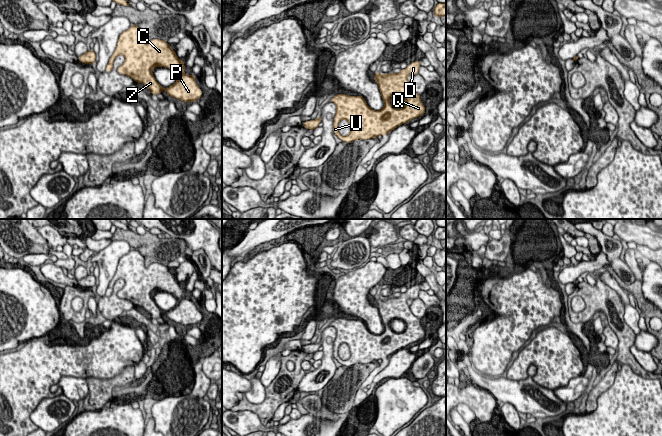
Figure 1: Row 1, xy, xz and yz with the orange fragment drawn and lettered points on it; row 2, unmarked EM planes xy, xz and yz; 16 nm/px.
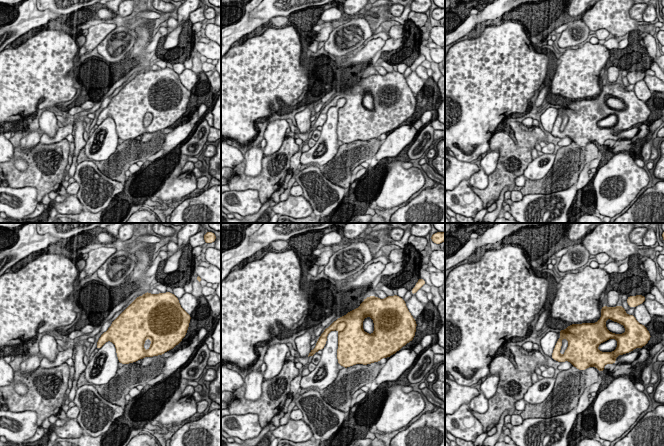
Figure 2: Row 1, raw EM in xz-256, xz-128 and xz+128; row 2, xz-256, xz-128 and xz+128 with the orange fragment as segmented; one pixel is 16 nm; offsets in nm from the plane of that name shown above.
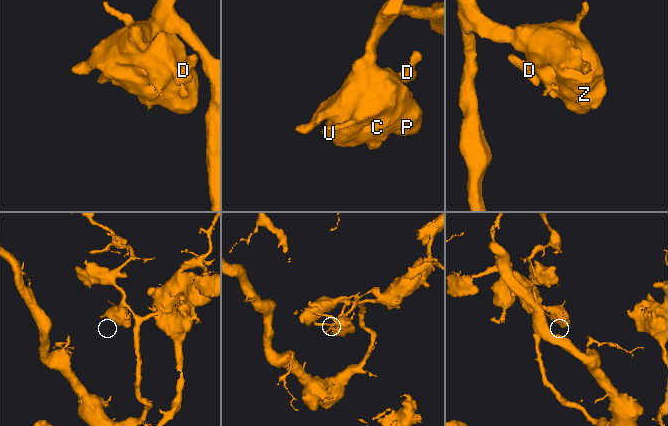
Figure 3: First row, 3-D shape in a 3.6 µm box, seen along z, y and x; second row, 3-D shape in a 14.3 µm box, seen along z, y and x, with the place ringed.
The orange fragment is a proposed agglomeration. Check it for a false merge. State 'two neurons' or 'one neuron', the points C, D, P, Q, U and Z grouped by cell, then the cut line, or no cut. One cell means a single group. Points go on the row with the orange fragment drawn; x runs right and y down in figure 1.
one neuron | C D P Q U Z | no cut

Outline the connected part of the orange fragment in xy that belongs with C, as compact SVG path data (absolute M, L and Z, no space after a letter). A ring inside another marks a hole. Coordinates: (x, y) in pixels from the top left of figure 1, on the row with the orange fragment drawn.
M132 24L119 36L105 72L112 71L114 60L119 55L123 55L125 61L117 68L118 73L144 84L152 95L158 95L164 90L168 96L184 103L198 101L202 96L203 92L196 83L195 76L184 73L184 60L177 57L170 44L161 39L152 39L146 43L145 33L137 25ZM157 66L173 70L178 80L167 88L162 87L152 73L152 69Z

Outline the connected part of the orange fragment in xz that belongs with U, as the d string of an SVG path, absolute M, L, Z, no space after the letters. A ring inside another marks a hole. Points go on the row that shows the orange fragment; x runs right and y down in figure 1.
M416 60L400 73L381 74L377 72L373 79L377 82L384 107L375 111L371 109L366 100L361 96L336 94L330 102L336 105L333 132L342 141L351 143L357 139L368 140L390 134L398 126L408 123L410 120L423 116L425 106L410 86L407 77L419 73L420 60ZM394 95L402 96L406 103L401 109L394 108L390 98ZM341 120L347 120L350 126L350 134L342 136L338 131Z

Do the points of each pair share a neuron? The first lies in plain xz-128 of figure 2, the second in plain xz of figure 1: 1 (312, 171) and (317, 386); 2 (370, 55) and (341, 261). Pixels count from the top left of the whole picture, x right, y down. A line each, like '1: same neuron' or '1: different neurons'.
1: different neurons
2: different neurons

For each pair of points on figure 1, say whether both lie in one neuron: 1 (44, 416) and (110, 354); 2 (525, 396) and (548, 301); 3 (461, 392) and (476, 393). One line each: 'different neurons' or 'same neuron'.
1: different neurons
2: different neurons
3: same neuron

